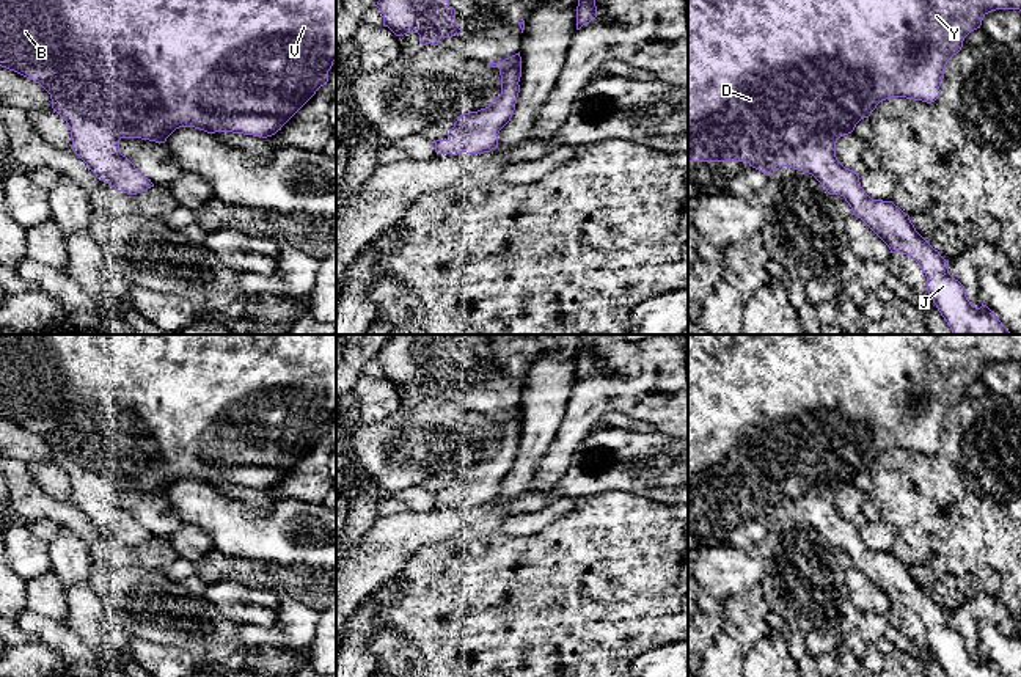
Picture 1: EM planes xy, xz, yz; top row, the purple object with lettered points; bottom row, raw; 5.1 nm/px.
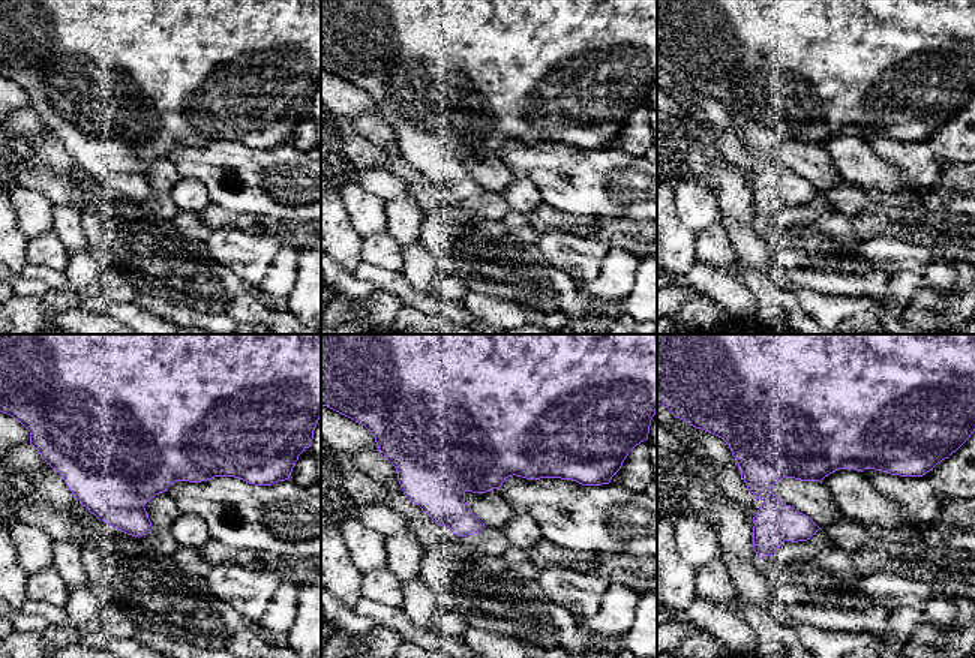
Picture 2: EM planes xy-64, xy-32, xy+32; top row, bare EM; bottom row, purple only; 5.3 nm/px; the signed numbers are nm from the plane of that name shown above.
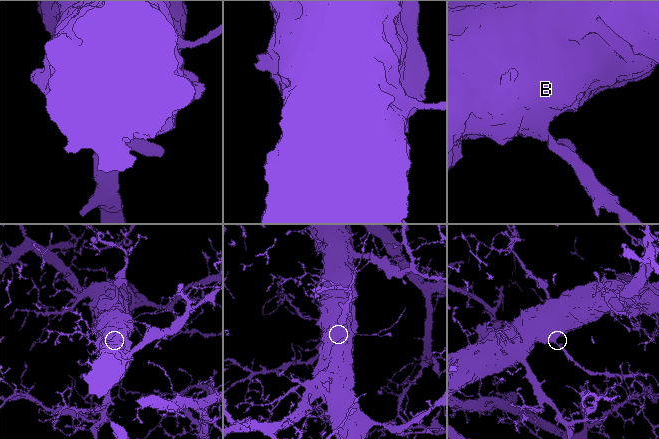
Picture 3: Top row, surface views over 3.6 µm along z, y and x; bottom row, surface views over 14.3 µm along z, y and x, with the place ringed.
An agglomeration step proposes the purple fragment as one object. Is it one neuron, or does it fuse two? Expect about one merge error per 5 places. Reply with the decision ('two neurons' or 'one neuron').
one neuron

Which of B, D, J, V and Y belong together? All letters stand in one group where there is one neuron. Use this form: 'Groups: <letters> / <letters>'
Groups: B D J V Y

